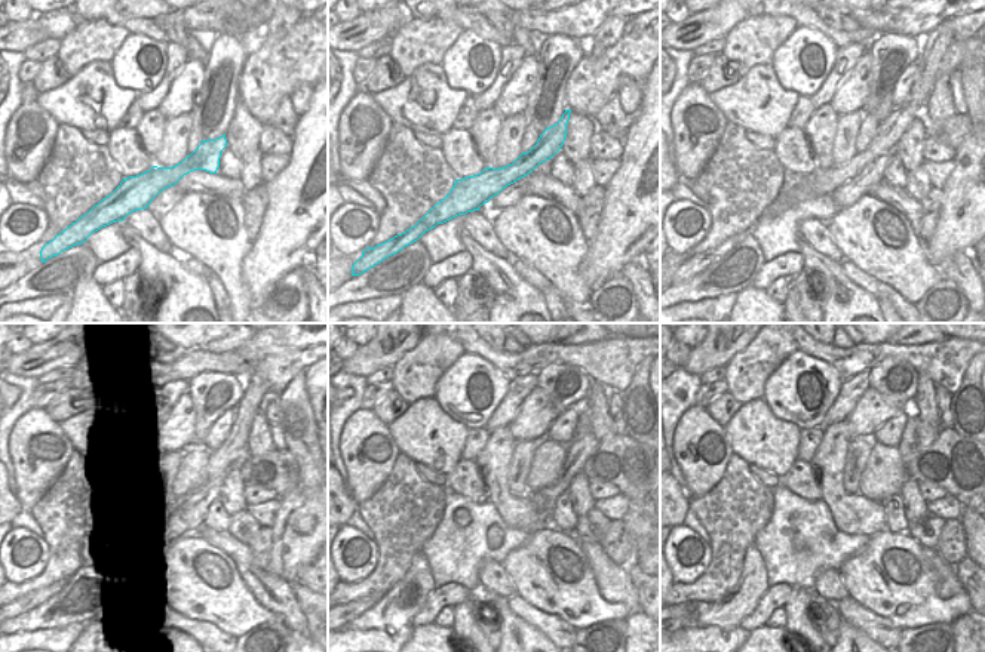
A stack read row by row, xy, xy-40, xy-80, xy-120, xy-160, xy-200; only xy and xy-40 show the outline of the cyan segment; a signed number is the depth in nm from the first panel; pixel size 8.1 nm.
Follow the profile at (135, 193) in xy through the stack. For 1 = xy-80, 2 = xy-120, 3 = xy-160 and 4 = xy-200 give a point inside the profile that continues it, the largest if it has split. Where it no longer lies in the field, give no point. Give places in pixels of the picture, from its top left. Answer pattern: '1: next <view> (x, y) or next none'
1: next xy-80 (795, 188)
2: next xy-120 (251, 402)
3: next xy-160 (358, 606)
4: next xy-200 (690, 608)

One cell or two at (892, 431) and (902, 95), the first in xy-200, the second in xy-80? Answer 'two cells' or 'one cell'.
one cell

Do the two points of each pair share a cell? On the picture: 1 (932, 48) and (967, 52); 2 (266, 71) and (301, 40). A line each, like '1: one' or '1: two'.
1: two
2: one

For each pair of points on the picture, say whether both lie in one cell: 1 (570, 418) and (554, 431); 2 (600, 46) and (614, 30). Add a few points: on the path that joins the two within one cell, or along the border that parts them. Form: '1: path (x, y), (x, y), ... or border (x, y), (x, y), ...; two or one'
1: path (565, 423), (558, 430); one
2: path (603, 42), (610, 34); one

